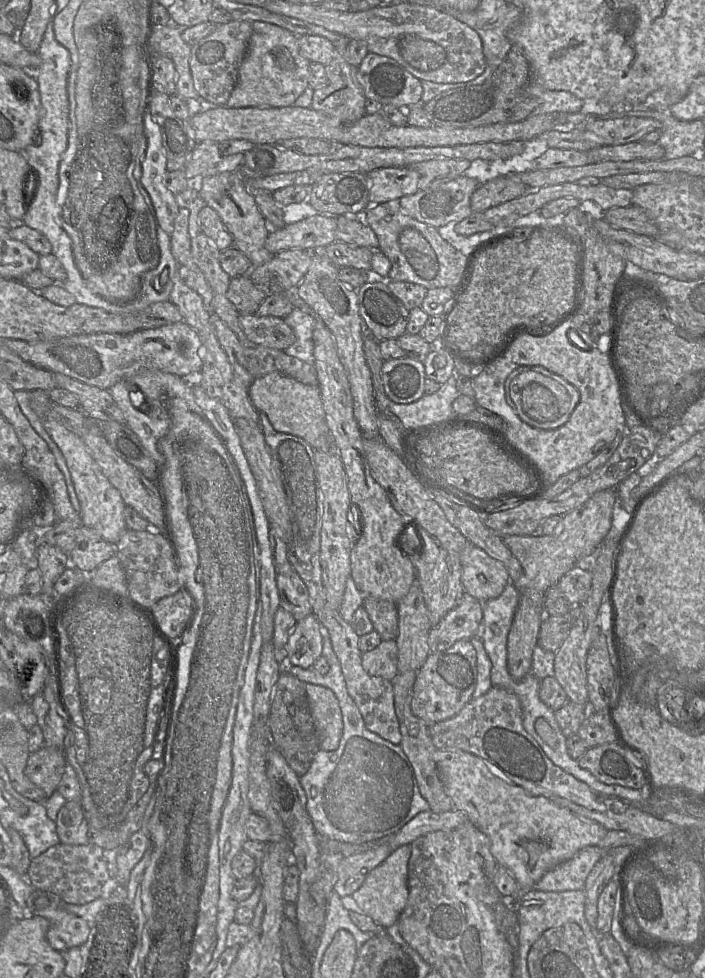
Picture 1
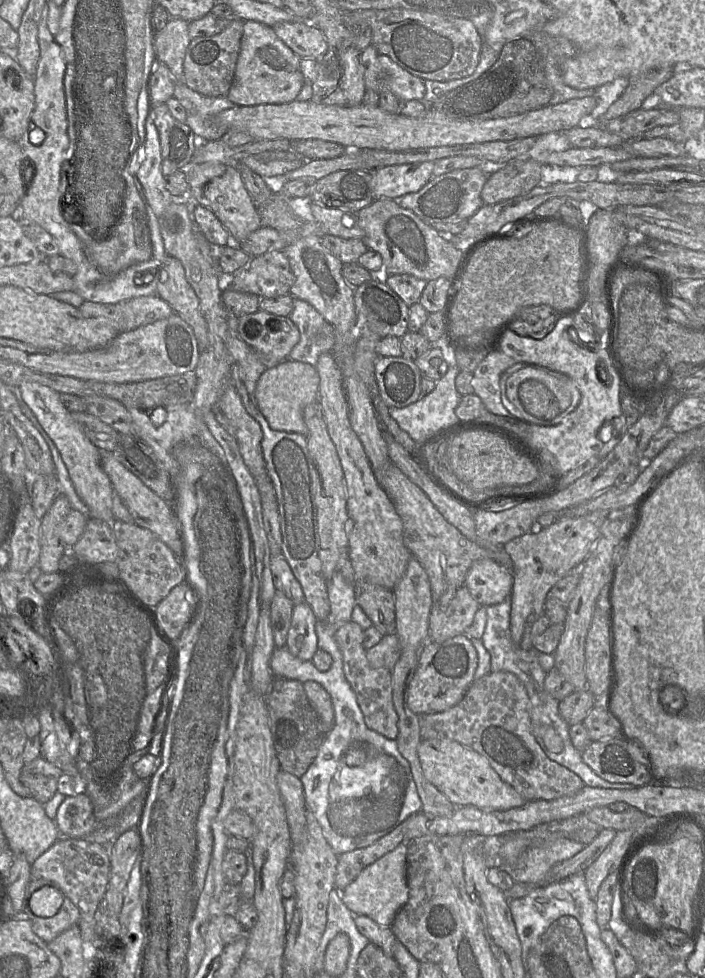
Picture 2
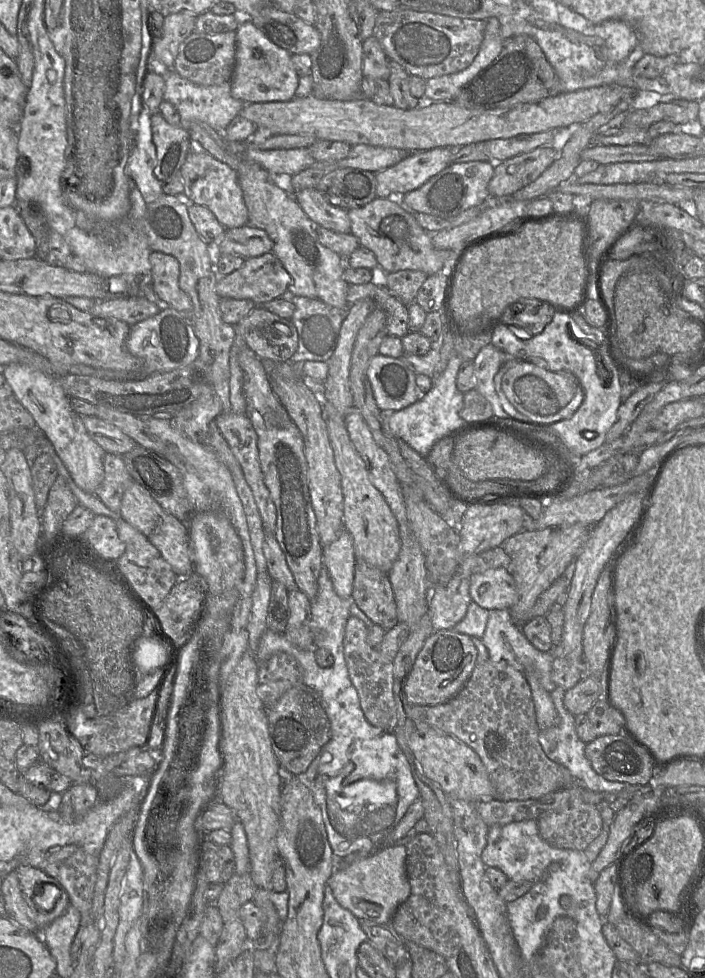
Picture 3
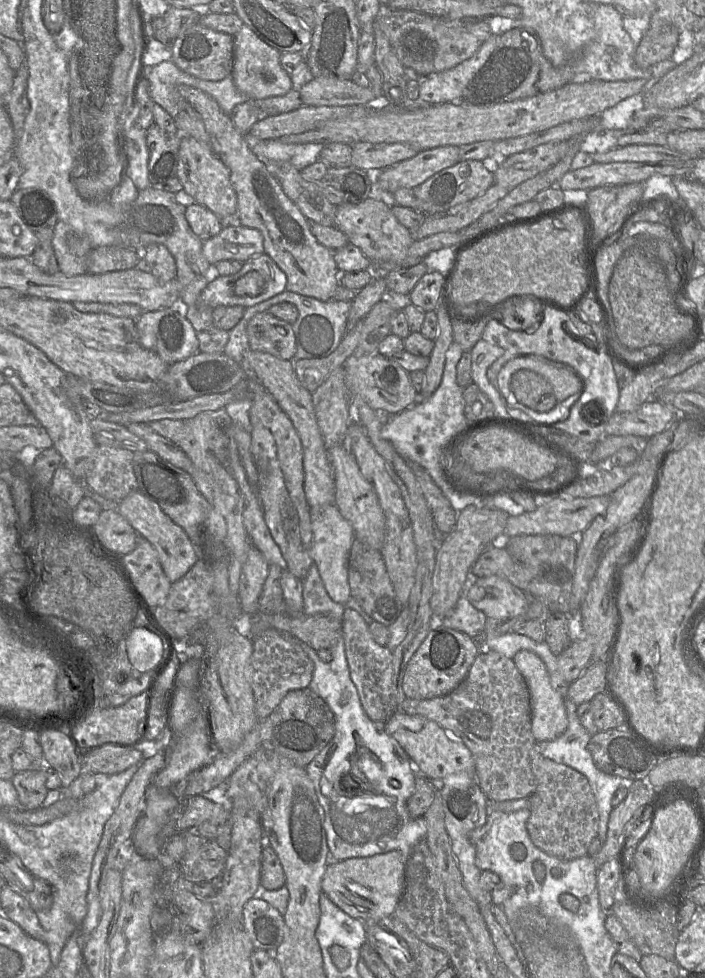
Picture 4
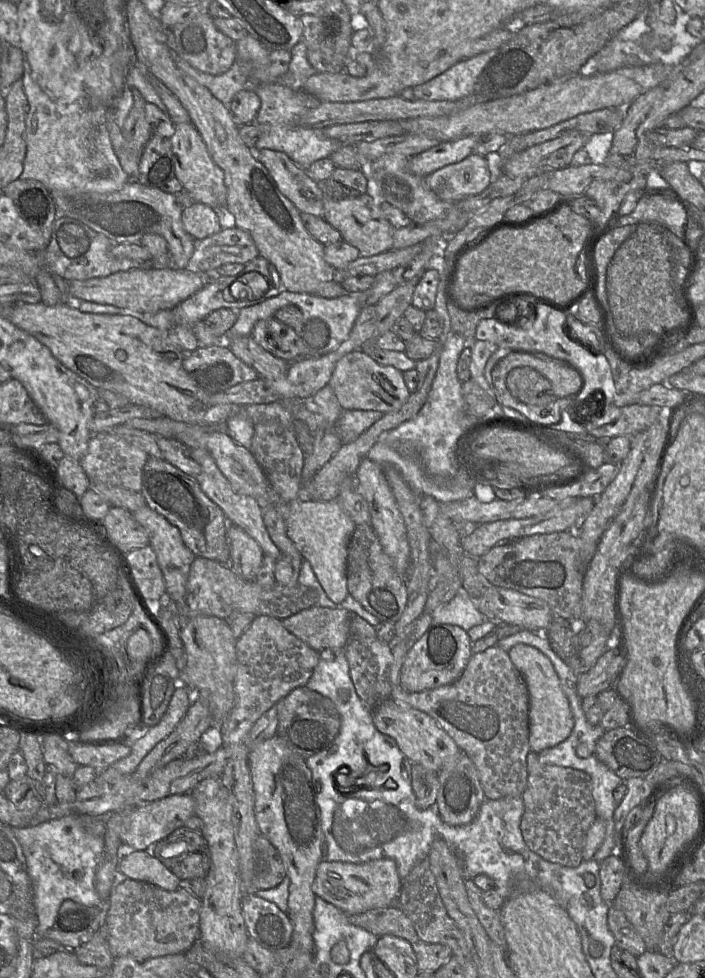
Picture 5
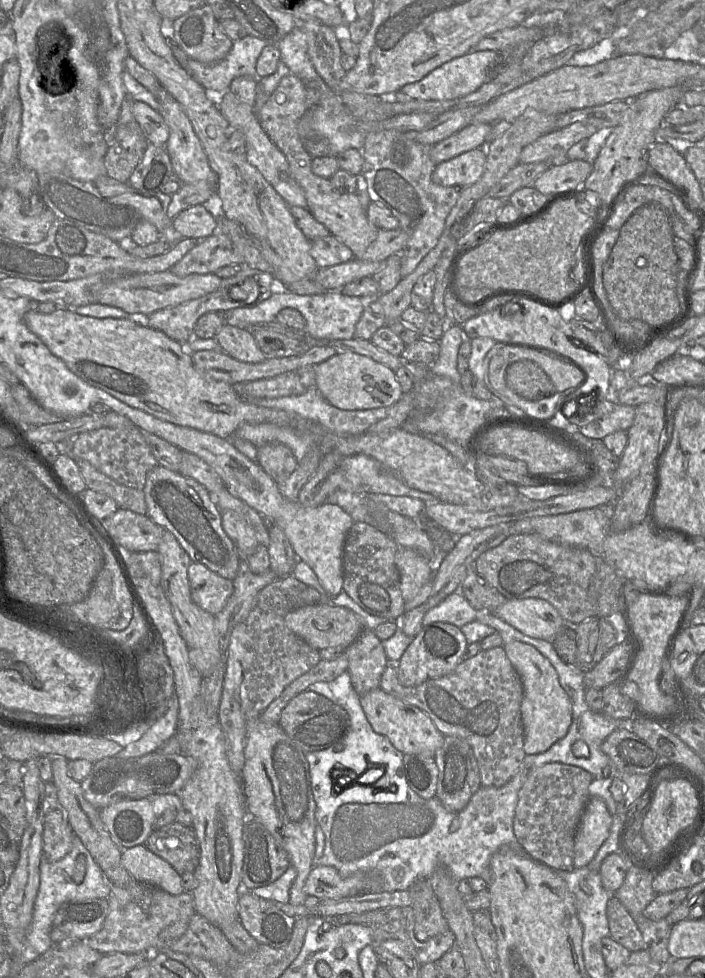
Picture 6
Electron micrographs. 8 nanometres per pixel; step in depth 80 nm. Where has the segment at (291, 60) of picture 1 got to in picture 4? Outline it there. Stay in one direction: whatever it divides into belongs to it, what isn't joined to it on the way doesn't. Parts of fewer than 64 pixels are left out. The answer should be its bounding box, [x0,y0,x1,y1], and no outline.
[231,24,292,101]

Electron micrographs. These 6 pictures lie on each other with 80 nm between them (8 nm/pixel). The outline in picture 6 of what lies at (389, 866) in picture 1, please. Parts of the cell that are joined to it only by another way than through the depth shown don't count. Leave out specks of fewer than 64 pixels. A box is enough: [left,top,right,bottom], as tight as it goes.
[304,864,385,899]

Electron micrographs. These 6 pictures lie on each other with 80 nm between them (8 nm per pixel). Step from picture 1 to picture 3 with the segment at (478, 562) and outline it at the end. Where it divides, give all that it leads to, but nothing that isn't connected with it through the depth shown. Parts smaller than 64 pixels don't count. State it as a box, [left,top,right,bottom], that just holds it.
[469,568,518,611]

